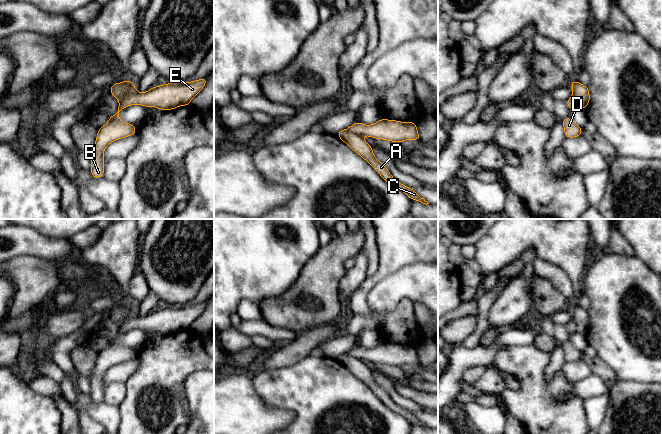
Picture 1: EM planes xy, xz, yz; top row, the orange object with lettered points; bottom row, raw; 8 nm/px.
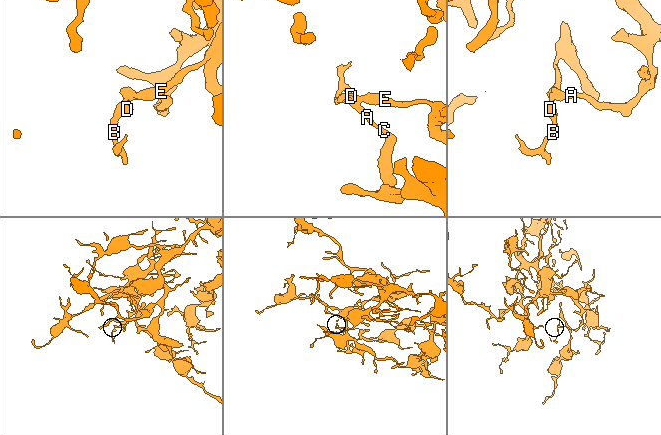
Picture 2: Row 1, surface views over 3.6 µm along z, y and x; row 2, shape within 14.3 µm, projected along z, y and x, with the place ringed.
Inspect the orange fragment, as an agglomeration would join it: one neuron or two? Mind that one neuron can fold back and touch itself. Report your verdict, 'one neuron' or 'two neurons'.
two neurons

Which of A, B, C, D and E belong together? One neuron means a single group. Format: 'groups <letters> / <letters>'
groups A C / B D E

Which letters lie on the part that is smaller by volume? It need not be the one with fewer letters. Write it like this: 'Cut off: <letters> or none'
Cut off: B, D, E

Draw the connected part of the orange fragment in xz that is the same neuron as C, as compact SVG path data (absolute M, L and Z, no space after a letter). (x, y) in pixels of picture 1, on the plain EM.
M347 353L339 355L336 359L354 376L367 385L388 408L403 415L411 424L419 425L426 429L429 428L424 422L421 422L414 413L393 402L389 394L375 381L372 370L369 369L362 360L351 357Z

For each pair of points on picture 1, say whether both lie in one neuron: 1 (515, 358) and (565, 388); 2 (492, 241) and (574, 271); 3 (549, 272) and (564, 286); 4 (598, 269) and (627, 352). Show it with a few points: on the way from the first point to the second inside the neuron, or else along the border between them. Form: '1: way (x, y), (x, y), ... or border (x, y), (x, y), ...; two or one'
1: way (527, 370), (545, 388), (553, 388); one
2: way (513, 241), (545, 241), (554, 250); one
3: way (553, 275), (560, 282); one
4: way (616, 290), (616, 316), (620, 331); one

